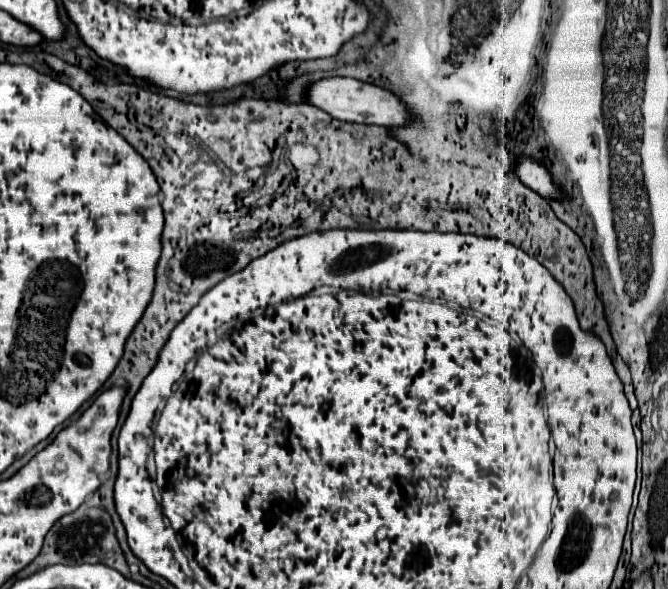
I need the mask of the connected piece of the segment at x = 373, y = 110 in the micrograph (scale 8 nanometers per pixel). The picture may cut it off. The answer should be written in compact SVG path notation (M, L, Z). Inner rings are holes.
M331 76L331 78L321 78L317 82L311 82L305 92L305 100L329 116L337 120L347 120L347 122L361 122L361 124L375 124L375 126L403 126L409 122L409 114L405 104L399 102L399 98L379 86L355 80L355 78L341 78L341 76Z

